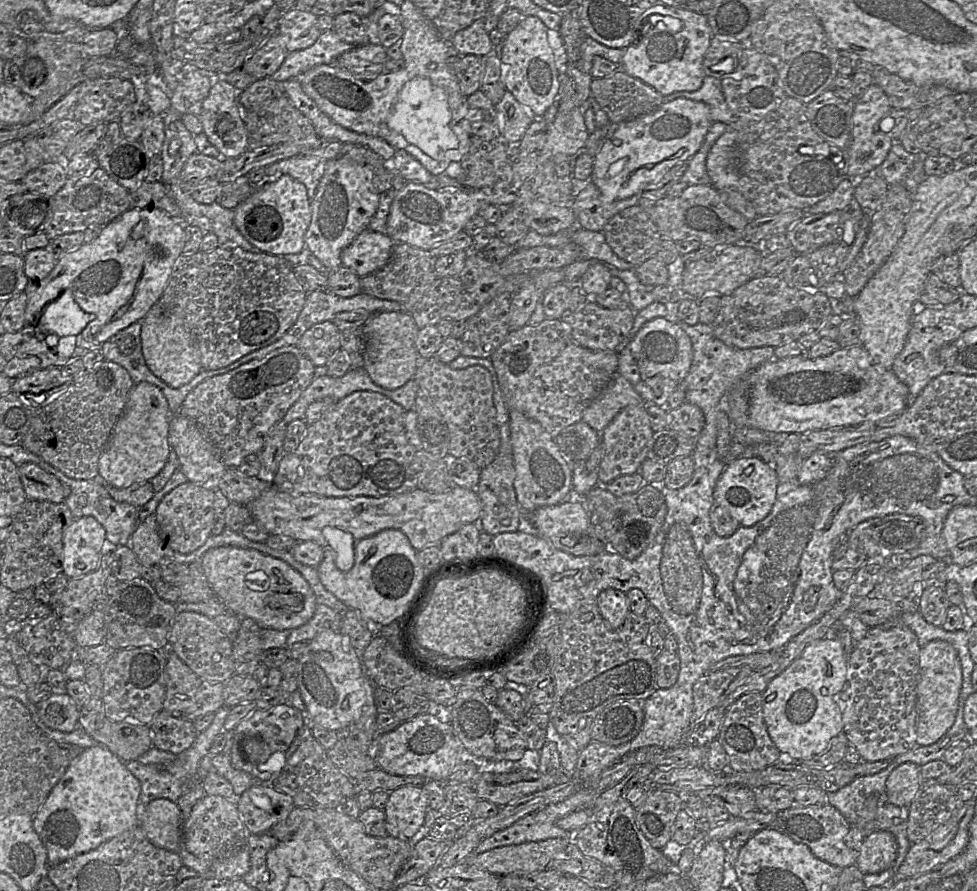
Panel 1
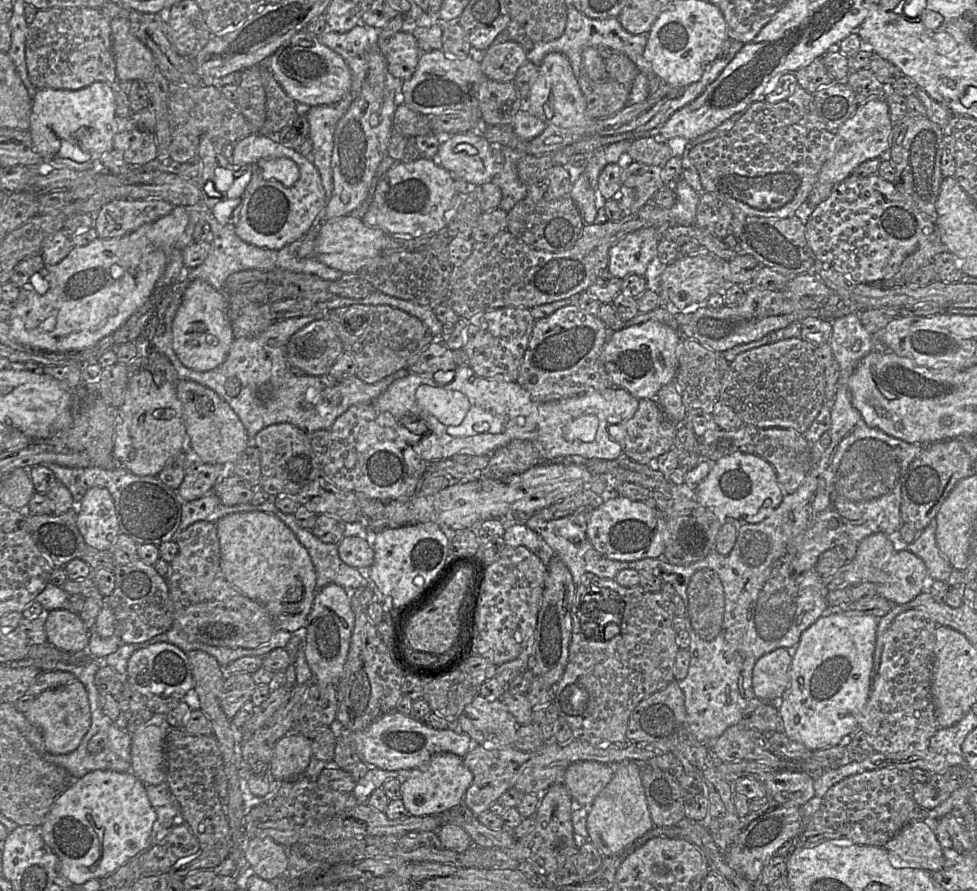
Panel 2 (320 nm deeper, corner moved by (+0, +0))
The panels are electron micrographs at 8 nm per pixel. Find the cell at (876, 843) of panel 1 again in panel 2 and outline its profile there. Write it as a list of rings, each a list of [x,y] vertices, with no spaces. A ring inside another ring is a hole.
[[[923,820],[905,825],[884,847],[891,855],[891,865],[897,869],[937,872],[944,866],[943,852],[936,835]]]

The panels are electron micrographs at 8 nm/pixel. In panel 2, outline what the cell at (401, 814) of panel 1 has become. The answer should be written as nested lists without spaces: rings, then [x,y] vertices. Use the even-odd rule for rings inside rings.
[[[438,753],[426,765],[411,770],[409,778],[400,786],[401,800],[411,816],[438,815],[461,805],[472,782],[473,773],[464,765],[463,758],[453,753]]]

